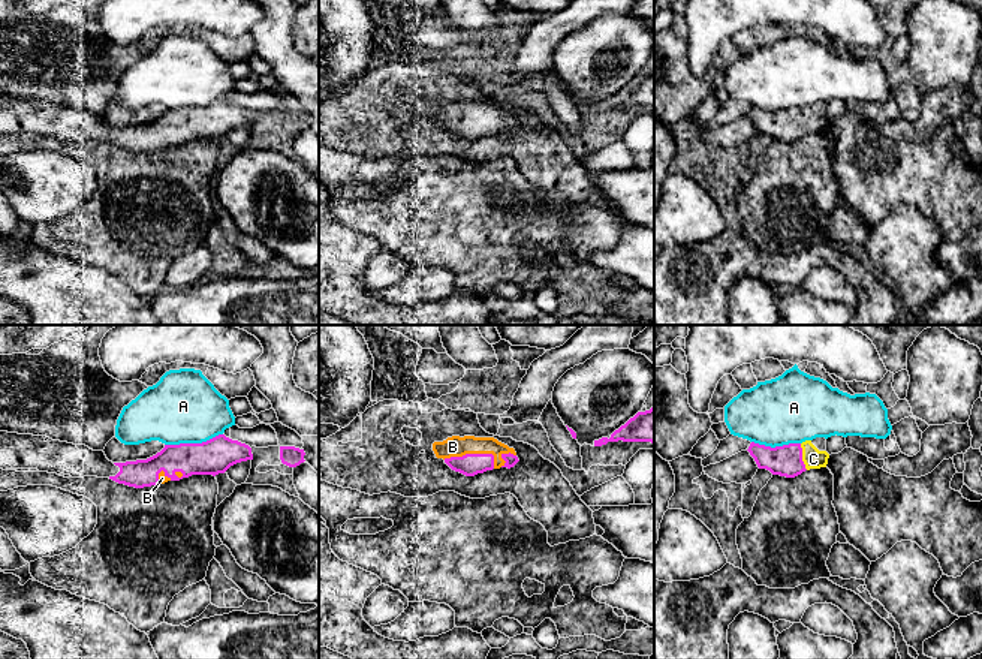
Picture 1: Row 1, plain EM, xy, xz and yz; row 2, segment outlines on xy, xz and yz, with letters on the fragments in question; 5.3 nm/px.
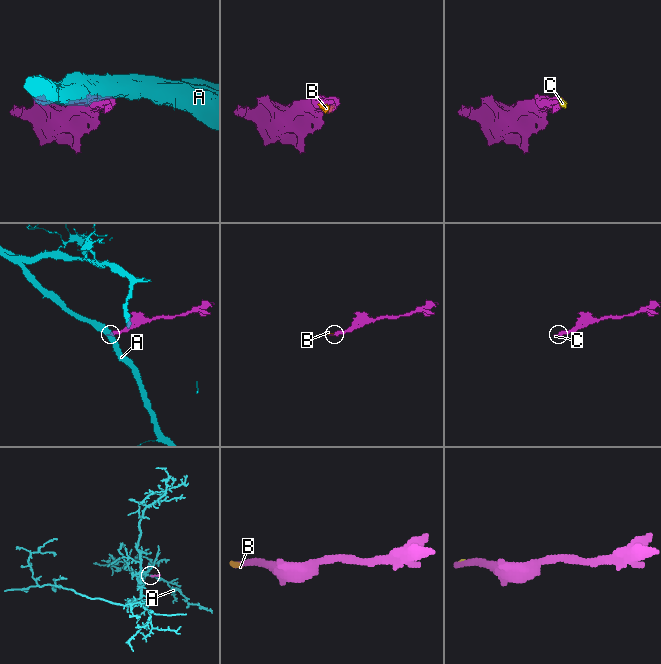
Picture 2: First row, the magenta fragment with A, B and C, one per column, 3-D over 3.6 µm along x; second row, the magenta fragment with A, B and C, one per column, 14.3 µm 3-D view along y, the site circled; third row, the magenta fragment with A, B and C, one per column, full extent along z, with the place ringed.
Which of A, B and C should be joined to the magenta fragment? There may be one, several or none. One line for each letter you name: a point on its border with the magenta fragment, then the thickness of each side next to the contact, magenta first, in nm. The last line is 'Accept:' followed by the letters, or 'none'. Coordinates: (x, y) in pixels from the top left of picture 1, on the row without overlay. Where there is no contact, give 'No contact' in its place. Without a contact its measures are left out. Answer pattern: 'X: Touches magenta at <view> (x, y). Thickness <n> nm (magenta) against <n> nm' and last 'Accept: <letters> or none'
B: Touches magenta at xz (475, 119). Thickness 120 nm (magenta) against 110 nm
C: Touches magenta at yz (801, 122). Thickness 170 nm (magenta) against 110 nm
Accept: B, C

